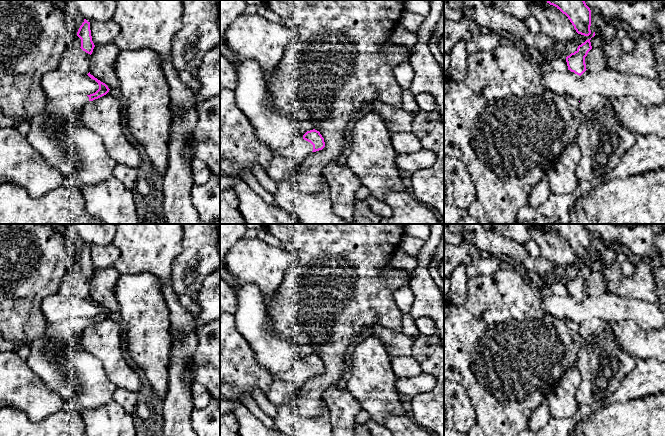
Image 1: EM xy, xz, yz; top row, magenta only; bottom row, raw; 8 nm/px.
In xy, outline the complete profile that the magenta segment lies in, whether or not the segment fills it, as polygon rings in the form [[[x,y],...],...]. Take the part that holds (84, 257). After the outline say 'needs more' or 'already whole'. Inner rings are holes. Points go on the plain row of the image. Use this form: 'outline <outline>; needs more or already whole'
outline [[[84,243],[84,246],[80,250],[77,260],[81,263],[81,273],[88,278],[92,278],[93,273],[95,271],[90,254],[90,246]]]; already whole

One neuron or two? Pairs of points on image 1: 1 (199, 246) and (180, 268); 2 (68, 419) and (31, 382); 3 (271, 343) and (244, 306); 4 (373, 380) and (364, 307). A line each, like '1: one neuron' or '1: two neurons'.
1: one neuron
2: two neurons
3: one neuron
4: two neurons

